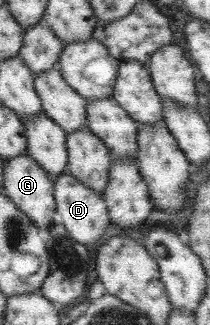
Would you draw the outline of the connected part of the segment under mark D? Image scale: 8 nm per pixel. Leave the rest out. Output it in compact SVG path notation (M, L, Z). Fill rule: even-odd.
M62 171L61 175L55 177L53 184L54 211L60 224L65 227L67 236L81 245L95 245L103 231L107 229L110 221L108 213L100 193L82 185L68 171Z

